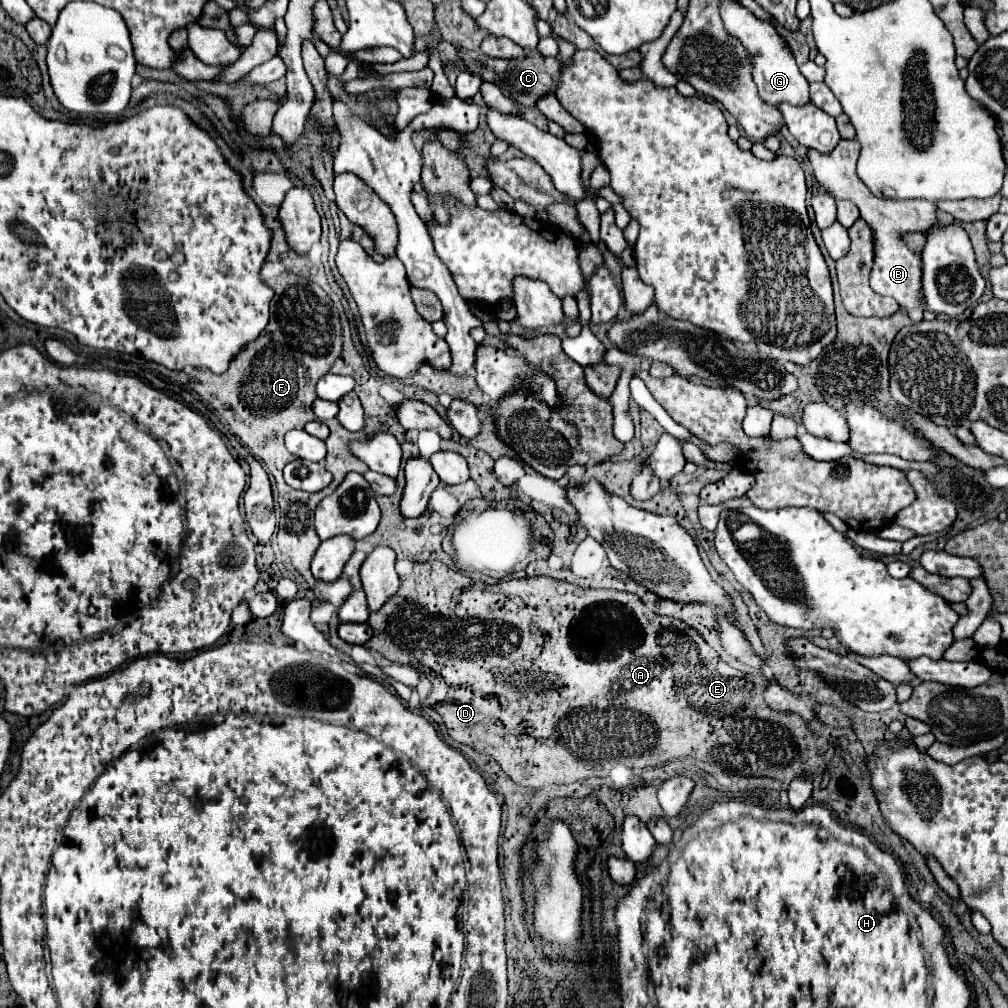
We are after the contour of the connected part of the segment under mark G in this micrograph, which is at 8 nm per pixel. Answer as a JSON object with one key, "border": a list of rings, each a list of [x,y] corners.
{"border":[[[726,2],[724,8],[720,10],[722,20],[726,24],[726,30],[738,38],[744,48],[748,50],[748,56],[754,64],[754,82],[758,86],[760,96],[772,104],[772,106],[780,106],[782,102],[788,102],[792,106],[800,106],[800,104],[808,104],[810,100],[810,84],[808,80],[800,74],[796,60],[786,44],[786,40],[776,32],[776,28],[768,22],[758,20],[750,10],[746,10],[744,6]]]}

